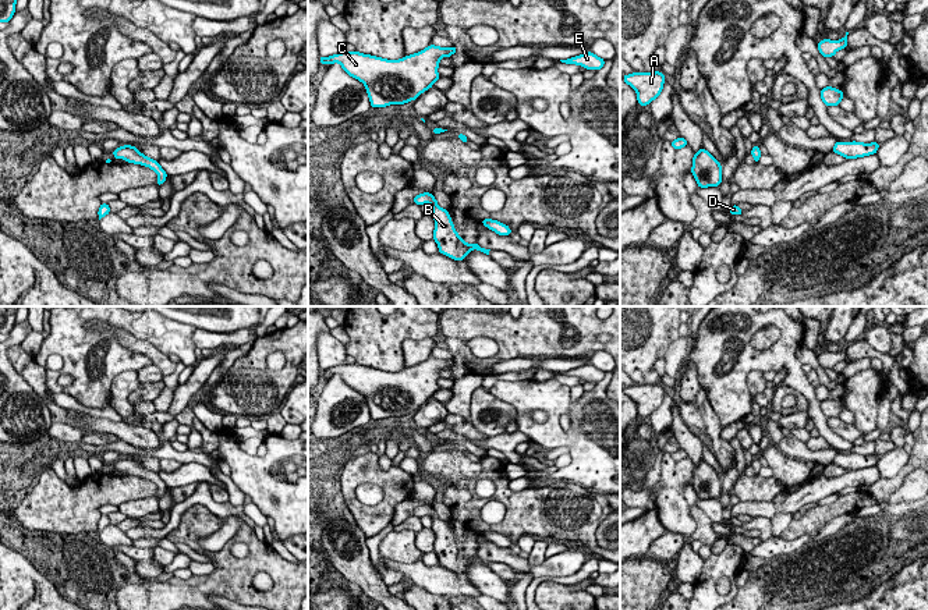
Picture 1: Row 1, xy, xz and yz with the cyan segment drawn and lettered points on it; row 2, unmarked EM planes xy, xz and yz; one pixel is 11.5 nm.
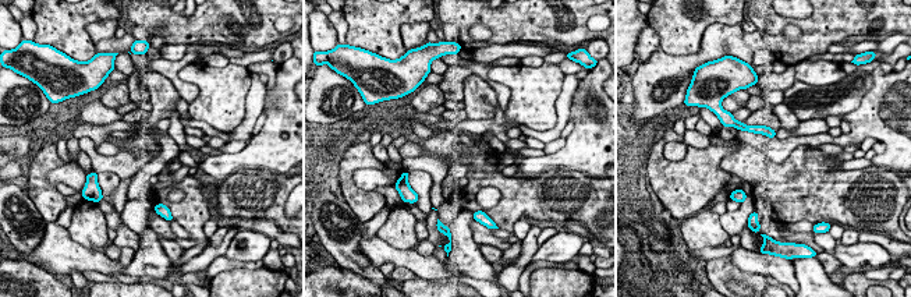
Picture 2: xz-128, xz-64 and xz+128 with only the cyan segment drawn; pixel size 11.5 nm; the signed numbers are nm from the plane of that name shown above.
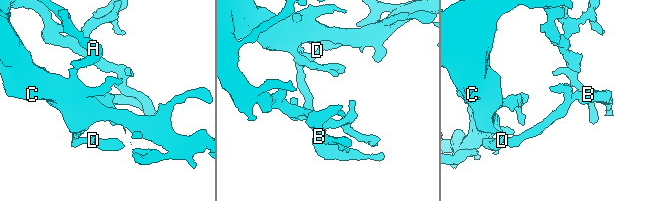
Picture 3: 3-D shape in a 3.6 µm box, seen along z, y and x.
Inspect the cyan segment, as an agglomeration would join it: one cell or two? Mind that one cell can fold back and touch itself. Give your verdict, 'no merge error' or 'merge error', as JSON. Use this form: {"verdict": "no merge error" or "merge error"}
{"verdict": "no merge error"}

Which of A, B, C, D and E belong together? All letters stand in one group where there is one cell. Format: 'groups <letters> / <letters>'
groups A B C D E

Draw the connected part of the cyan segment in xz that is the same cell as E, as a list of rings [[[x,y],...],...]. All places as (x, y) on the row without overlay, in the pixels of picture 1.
[[[592,363],[560,373],[564,376],[582,377],[585,382],[596,382],[596,383],[601,382],[605,376],[605,372],[595,368]]]

